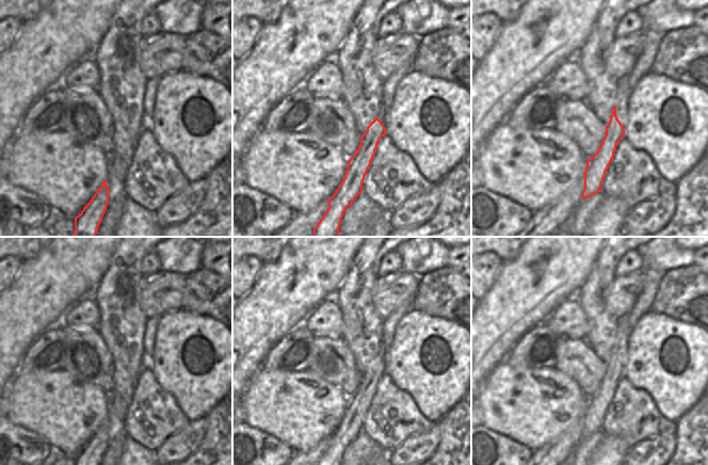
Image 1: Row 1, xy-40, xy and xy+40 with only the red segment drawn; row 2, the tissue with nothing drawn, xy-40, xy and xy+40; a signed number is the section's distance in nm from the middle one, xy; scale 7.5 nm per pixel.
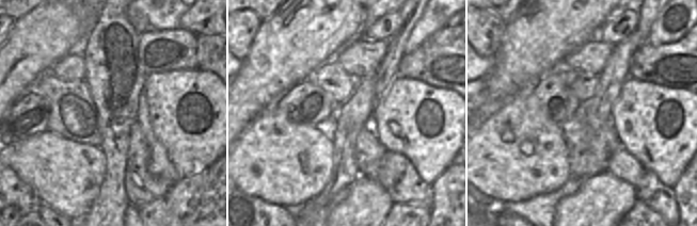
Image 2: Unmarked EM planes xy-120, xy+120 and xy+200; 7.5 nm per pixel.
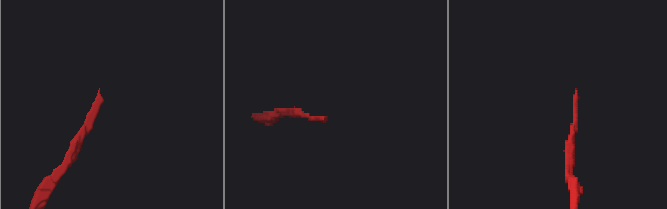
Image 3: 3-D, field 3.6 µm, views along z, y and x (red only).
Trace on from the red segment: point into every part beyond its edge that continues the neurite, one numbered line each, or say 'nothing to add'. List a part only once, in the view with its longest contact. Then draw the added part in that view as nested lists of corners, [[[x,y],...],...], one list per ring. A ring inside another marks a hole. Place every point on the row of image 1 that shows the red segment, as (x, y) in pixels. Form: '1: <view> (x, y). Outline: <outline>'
1: xy+40 (623, 92). Outline: [[[627,77],[616,79],[616,116],[624,128],[627,125],[627,110],[629,108],[629,97],[631,95]]]

